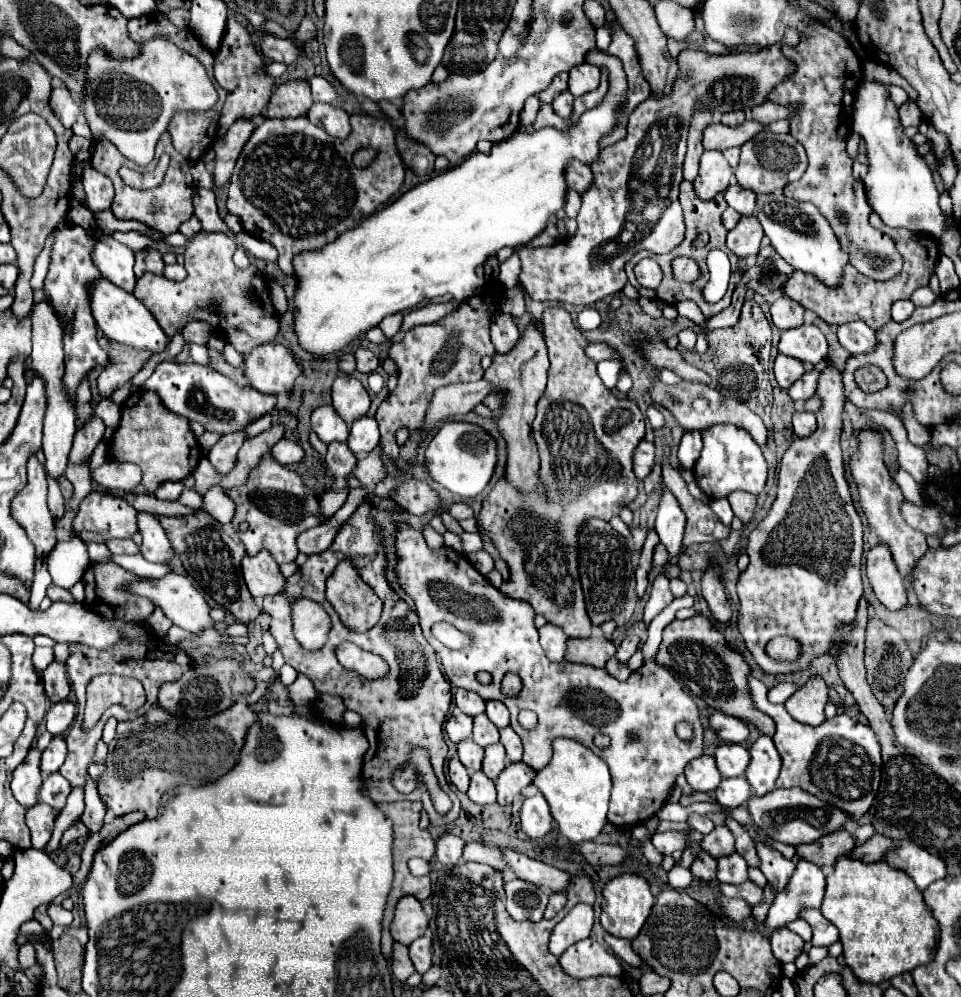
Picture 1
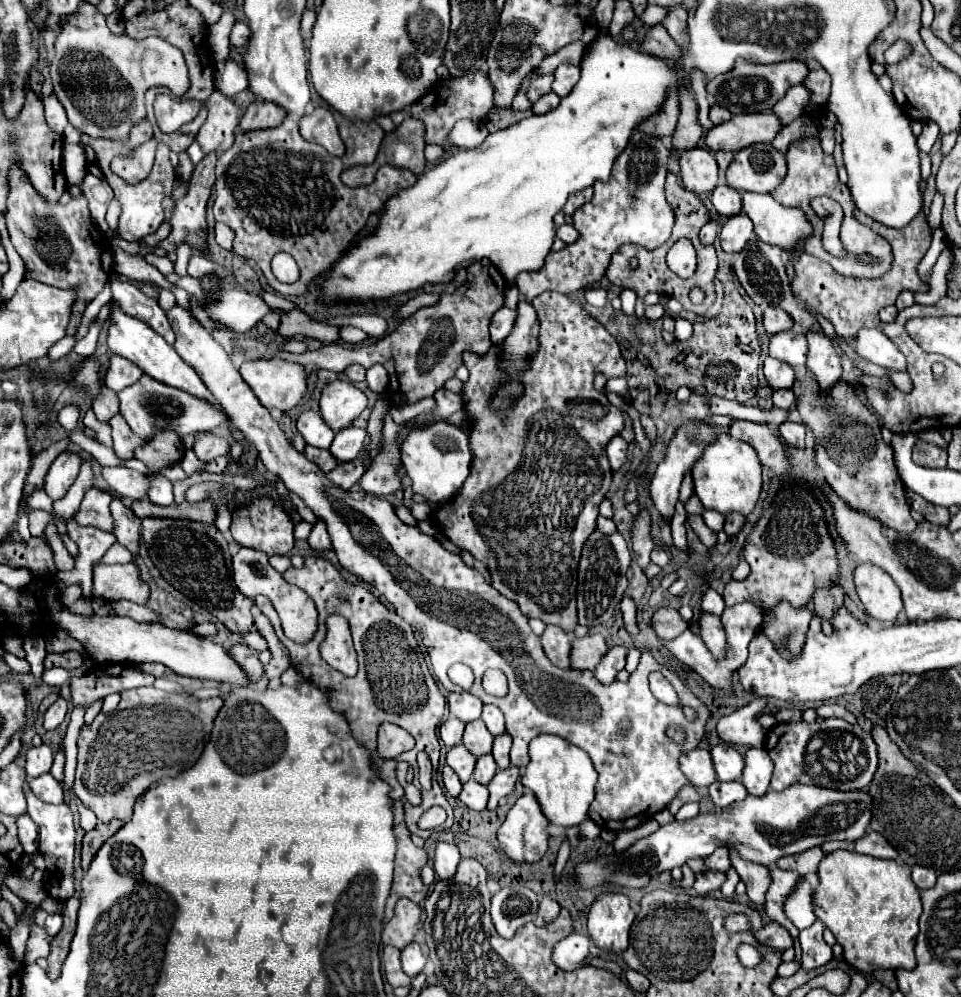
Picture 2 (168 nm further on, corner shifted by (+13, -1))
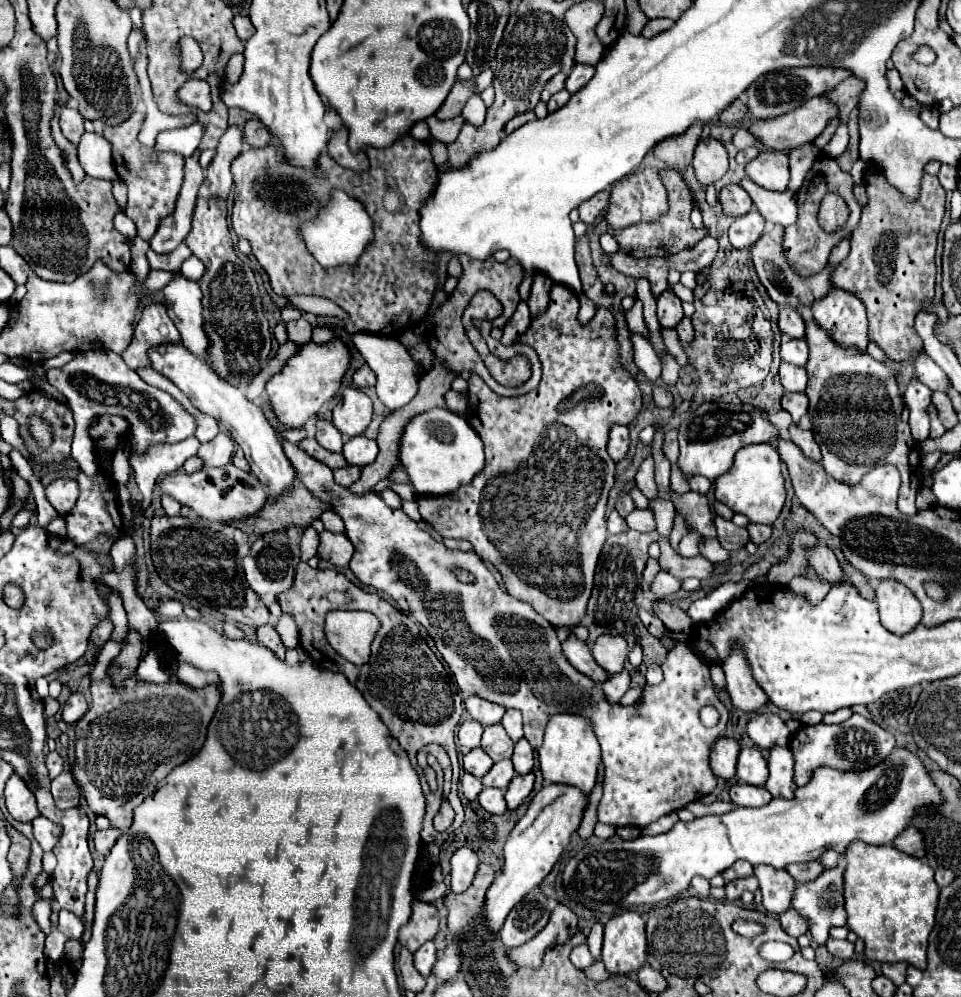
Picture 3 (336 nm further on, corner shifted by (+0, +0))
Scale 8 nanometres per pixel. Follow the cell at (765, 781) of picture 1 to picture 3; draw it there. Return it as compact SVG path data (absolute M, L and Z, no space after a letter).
M776 746L770 748L768 756L768 770L770 776L764 784L764 788L774 796L774 798L792 798L794 796L794 782L792 782L792 752L788 748Z

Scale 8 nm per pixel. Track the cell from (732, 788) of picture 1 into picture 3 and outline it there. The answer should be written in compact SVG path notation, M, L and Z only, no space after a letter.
M732 784L730 800L736 806L766 806L772 800L772 794L764 786L748 786L748 784Z

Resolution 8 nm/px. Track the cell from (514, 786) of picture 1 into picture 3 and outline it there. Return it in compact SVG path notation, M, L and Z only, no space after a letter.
M526 774L526 776L514 776L512 782L508 784L506 792L504 792L504 798L506 798L506 804L508 804L508 810L514 810L520 806L520 802L532 792L532 786L534 786L534 774Z

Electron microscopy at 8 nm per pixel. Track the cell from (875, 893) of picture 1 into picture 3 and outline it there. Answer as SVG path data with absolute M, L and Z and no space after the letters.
M854 840L846 850L846 868L844 868L844 908L848 914L848 930L864 940L864 956L876 962L908 962L920 970L926 968L926 942L928 934L934 928L934 912L938 904L938 886L934 882L934 870L918 858L912 858L904 852L898 852L892 846L872 846L860 840Z

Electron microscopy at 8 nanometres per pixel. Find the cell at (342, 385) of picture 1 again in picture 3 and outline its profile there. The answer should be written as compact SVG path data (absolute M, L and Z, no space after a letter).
M344 388L334 408L332 422L346 436L358 436L372 420L372 400L360 388Z

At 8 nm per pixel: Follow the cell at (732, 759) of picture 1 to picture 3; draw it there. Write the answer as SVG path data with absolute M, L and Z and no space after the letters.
M748 746L740 748L736 778L740 778L740 782L756 784L756 786L762 786L766 782L768 768L766 768L766 760L758 748L748 748Z

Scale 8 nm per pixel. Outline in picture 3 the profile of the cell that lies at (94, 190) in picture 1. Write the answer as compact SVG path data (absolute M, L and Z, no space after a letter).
M122 212L116 214L116 218L114 218L114 226L116 226L116 230L122 232L128 240L132 240L132 238L136 236L136 226L134 226L134 222L132 222L126 214L122 214Z

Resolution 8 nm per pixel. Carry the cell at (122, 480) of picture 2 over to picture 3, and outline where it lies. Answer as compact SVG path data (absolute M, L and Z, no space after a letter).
M226 464L222 468L202 468L196 474L168 474L166 478L156 482L156 488L162 494L176 498L180 504L190 506L194 514L198 514L198 518L210 522L226 522L252 516L266 500L266 492L262 490L260 482L250 472L242 472L232 464Z

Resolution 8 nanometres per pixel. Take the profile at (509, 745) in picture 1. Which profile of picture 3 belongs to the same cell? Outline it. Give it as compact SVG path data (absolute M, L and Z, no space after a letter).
M526 738L518 740L514 746L514 754L512 754L512 762L514 762L514 770L518 774L528 774L534 766L534 750L528 744Z

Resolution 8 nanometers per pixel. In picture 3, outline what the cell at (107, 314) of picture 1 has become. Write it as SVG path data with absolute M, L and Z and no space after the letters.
M160 344L148 350L148 360L152 362L152 368L170 378L186 396L188 400L204 414L210 414L220 424L224 424L230 432L230 436L238 442L238 446L244 450L246 460L250 462L252 472L256 478L268 486L270 498L282 494L286 488L290 488L294 480L294 468L288 462L288 458L282 452L282 444L278 440L276 430L266 420L264 412L252 404L240 388L228 384L228 380L220 378L204 360L196 358L188 348L182 344Z

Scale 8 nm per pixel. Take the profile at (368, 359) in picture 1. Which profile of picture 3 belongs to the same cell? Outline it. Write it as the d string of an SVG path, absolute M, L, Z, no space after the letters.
M368 364L360 366L356 372L354 372L354 384L358 388L368 388L368 386L374 386L376 382L376 374L372 372L372 368Z

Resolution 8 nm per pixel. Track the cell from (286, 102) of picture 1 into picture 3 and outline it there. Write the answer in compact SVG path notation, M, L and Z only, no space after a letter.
M252 118L244 124L244 142L248 142L250 146L268 146L272 144L272 134L268 134L268 130L264 130L264 124L258 118Z

